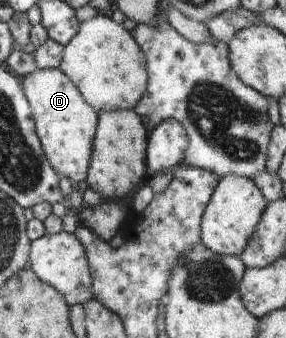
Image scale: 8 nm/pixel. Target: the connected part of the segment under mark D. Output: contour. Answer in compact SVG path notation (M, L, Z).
M57 67L37 69L34 73L19 78L23 91L32 109L43 153L51 167L73 183L86 179L98 112L89 105L75 84Z

